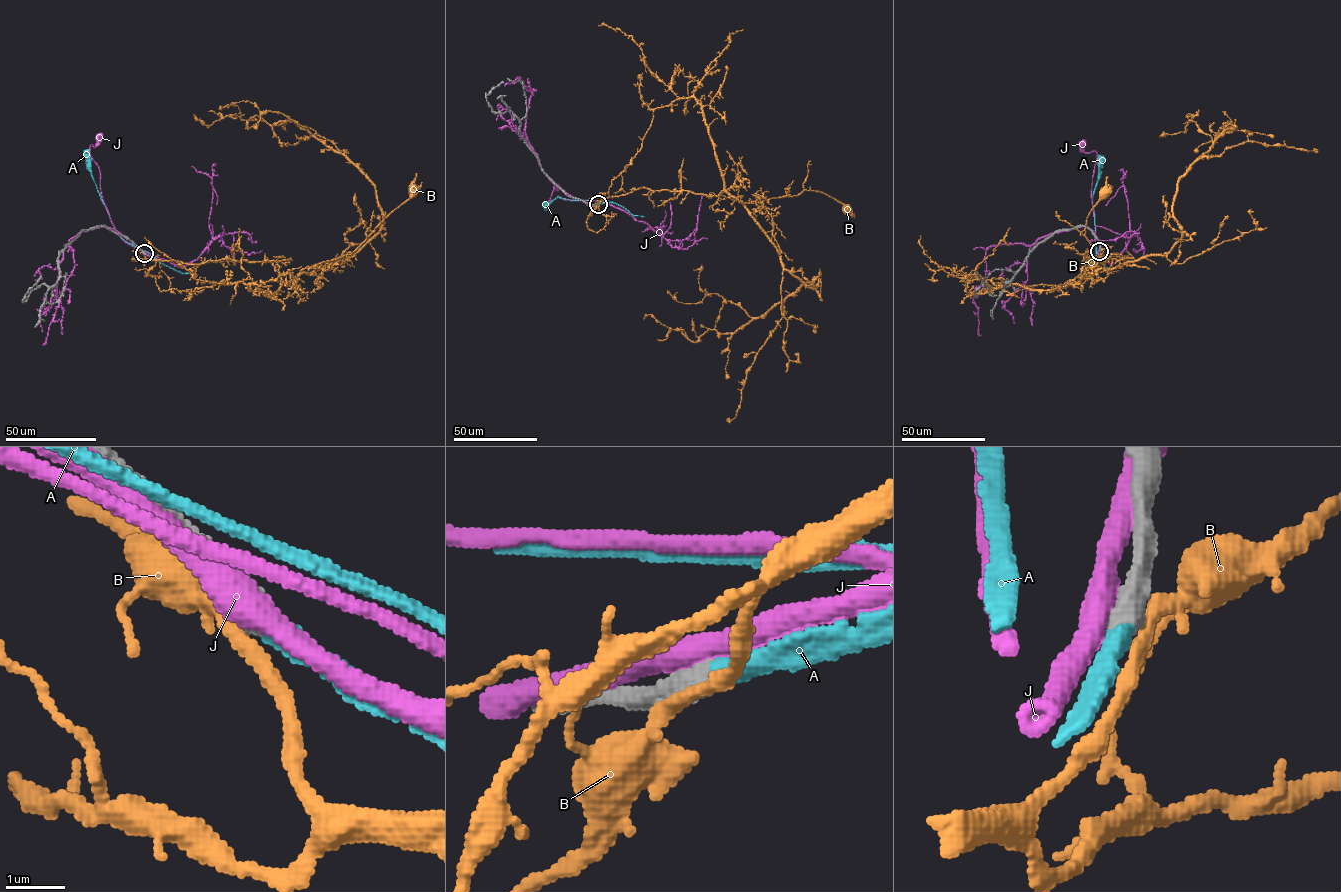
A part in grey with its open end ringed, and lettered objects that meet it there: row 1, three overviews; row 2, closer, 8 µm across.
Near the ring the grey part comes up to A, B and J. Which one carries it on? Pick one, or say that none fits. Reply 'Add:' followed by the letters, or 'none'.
Add: A

